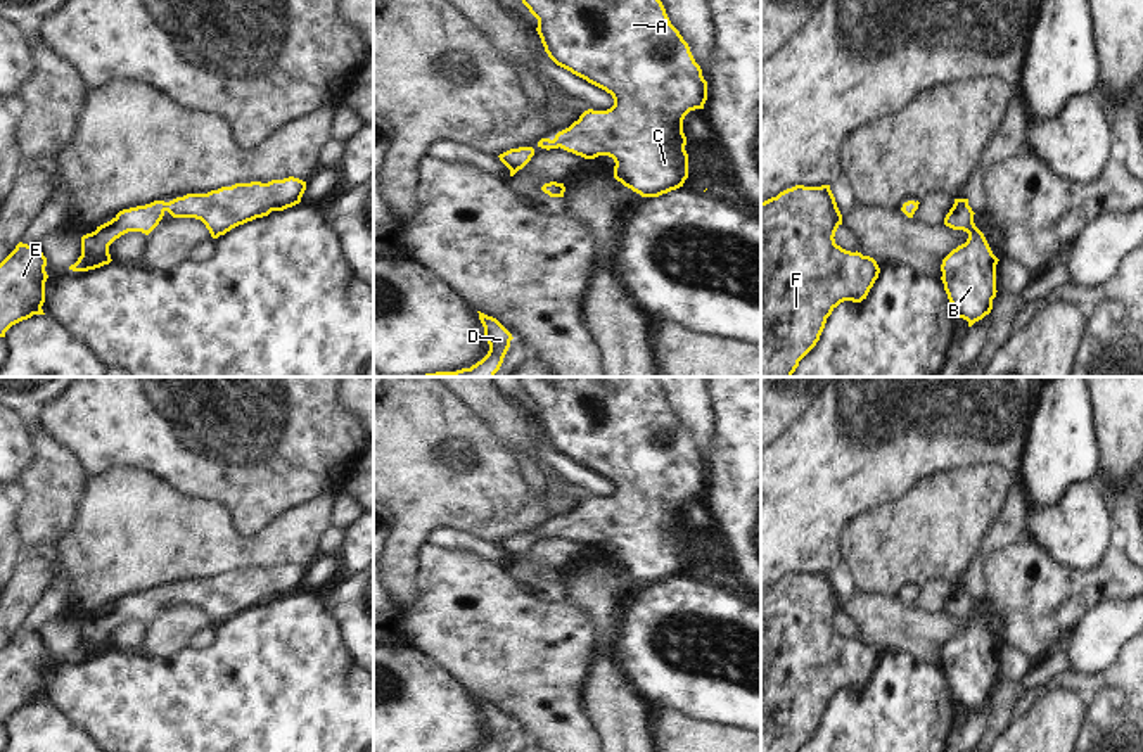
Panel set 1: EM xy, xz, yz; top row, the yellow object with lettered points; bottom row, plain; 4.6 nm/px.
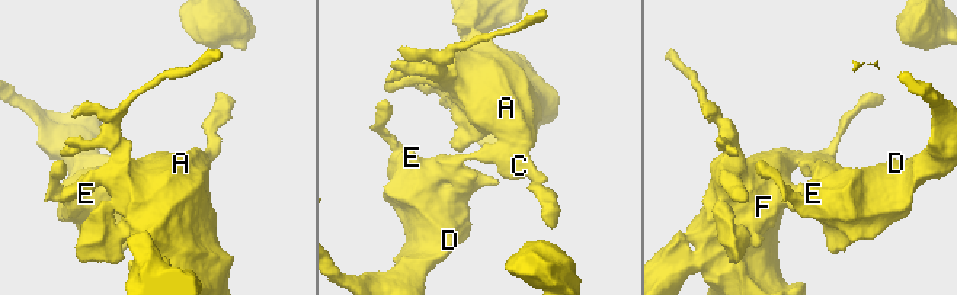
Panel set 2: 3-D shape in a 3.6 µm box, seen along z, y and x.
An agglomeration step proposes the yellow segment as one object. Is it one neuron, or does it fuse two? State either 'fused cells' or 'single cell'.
single cell

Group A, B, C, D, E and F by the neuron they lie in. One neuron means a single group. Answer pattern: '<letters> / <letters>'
A B C D E F

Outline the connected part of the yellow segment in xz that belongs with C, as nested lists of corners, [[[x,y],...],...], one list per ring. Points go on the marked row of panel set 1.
[[[522,0],[522,3],[529,9],[529,12],[538,19],[538,35],[545,47],[548,57],[560,67],[571,71],[572,74],[586,80],[588,83],[605,90],[612,95],[614,105],[607,111],[584,111],[578,121],[574,121],[569,128],[559,131],[553,140],[541,138],[538,147],[541,149],[564,149],[584,159],[595,159],[598,156],[609,156],[614,159],[614,178],[621,182],[624,187],[640,194],[642,197],[659,197],[671,190],[683,187],[688,178],[688,154],[685,150],[686,137],[683,133],[683,119],[690,111],[704,109],[707,100],[707,81],[702,76],[700,66],[695,62],[688,43],[683,40],[680,31],[671,24],[666,9],[661,0]]]

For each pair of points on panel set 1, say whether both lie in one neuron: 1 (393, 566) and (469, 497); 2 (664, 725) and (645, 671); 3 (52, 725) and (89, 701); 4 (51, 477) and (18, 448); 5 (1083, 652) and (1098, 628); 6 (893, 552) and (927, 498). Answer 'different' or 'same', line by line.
1: same
2: different
3: different
4: different
5: same
6: same

